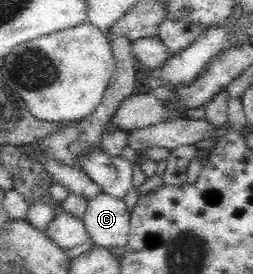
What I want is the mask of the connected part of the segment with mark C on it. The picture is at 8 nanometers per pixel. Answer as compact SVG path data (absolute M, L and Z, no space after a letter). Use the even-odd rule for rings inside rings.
M98 191L88 201L82 219L94 245L112 250L126 247L130 237L131 210L124 198Z

